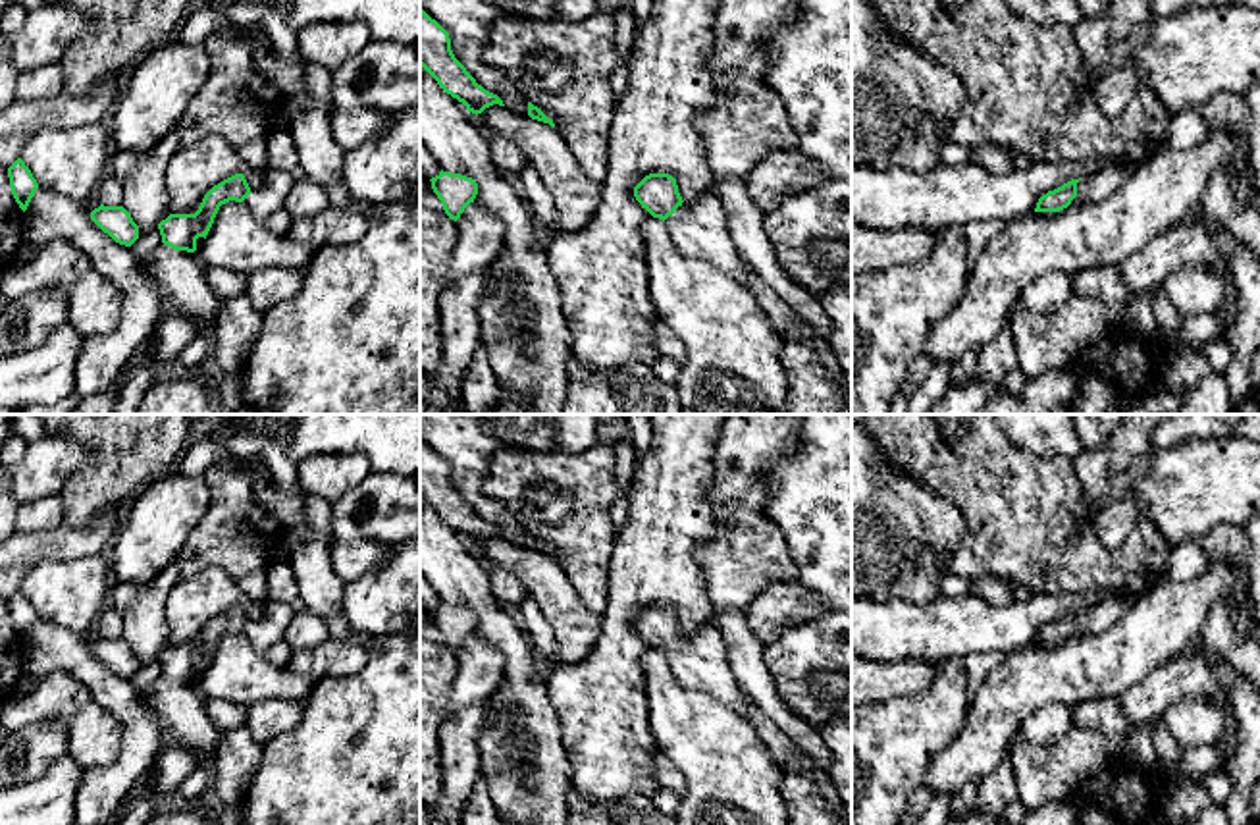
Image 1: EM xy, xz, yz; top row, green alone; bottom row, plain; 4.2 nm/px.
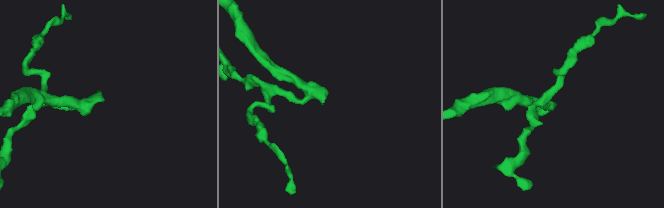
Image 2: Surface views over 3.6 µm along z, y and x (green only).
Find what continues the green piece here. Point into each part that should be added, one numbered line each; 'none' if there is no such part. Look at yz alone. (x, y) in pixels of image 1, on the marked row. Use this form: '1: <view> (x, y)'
1: yz (1097, 184)

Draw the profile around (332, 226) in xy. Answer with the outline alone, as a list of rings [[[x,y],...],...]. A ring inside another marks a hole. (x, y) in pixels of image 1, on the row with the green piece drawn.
[[[328,206],[320,212],[293,218],[289,239],[320,249],[324,245],[349,245],[358,241],[368,227],[366,210]]]

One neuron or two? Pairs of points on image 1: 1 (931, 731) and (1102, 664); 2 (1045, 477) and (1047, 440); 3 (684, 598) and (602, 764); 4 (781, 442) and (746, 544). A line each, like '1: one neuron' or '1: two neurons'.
1: two neurons
2: two neurons
3: one neuron
4: one neuron

